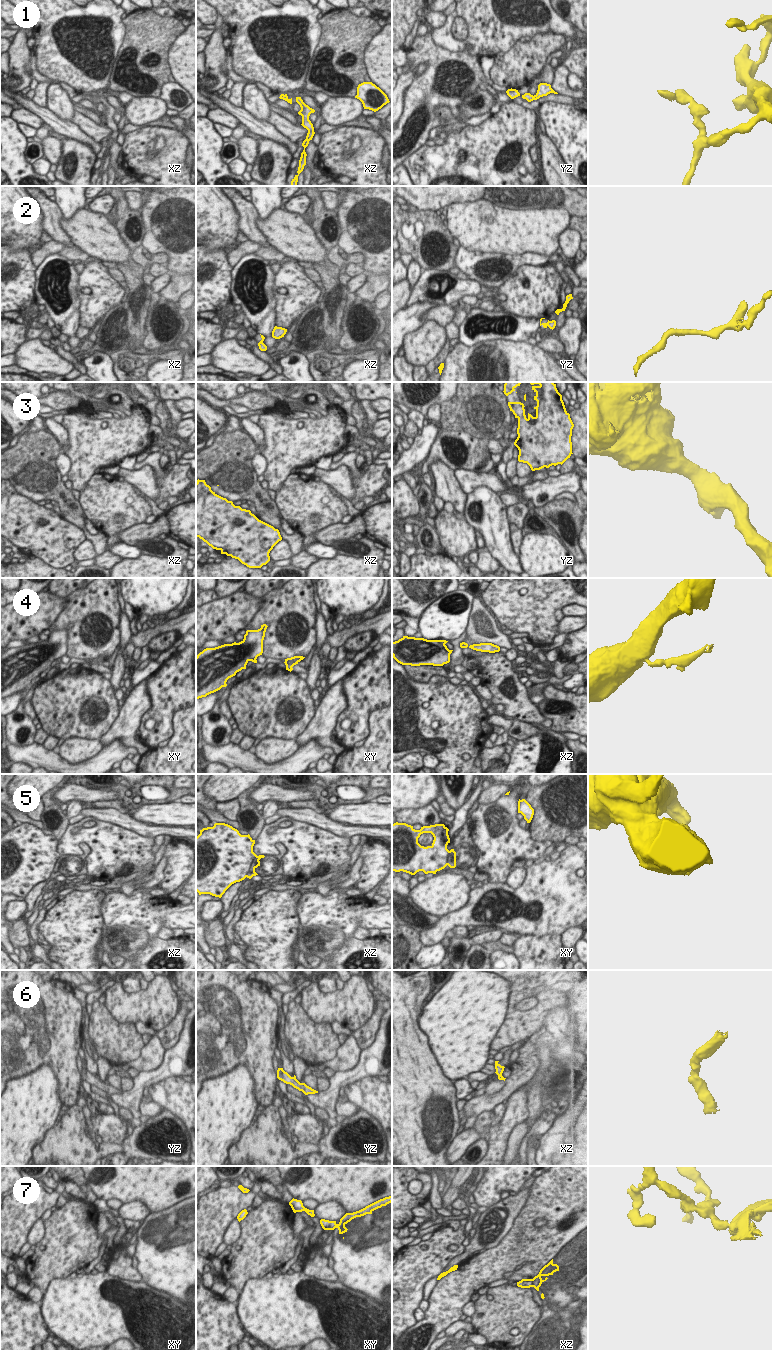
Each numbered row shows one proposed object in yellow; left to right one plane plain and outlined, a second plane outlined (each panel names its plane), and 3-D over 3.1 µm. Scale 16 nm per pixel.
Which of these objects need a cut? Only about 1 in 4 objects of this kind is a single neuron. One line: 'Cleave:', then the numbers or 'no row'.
Cleave: 2, 4, 5, 7

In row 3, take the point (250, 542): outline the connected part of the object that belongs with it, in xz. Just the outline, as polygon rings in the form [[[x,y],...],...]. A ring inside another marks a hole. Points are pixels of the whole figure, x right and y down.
[[[199,479],[196,482],[196,537],[202,539],[213,549],[220,550],[221,554],[238,559],[249,568],[261,568],[266,565],[270,561],[270,551],[282,540],[278,529],[259,520],[250,510],[235,506],[232,501],[217,495],[205,480]]]

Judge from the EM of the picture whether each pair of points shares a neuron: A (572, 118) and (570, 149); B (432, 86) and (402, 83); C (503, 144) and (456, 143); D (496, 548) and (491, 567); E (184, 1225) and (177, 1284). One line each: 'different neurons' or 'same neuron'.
A: same neuron
B: different neurons
C: same neuron
D: different neurons
E: same neuron

